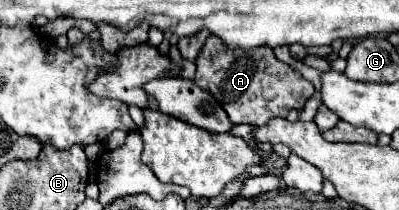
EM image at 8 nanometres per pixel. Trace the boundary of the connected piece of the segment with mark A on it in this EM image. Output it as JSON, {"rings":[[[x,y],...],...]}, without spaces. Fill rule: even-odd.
{"rings":[[[208,36],[196,60],[196,84],[208,90],[226,110],[232,124],[262,126],[274,116],[288,116],[292,108],[304,108],[306,100],[314,94],[314,86],[304,80],[288,64],[280,62],[272,48],[232,50],[218,36]]]}

